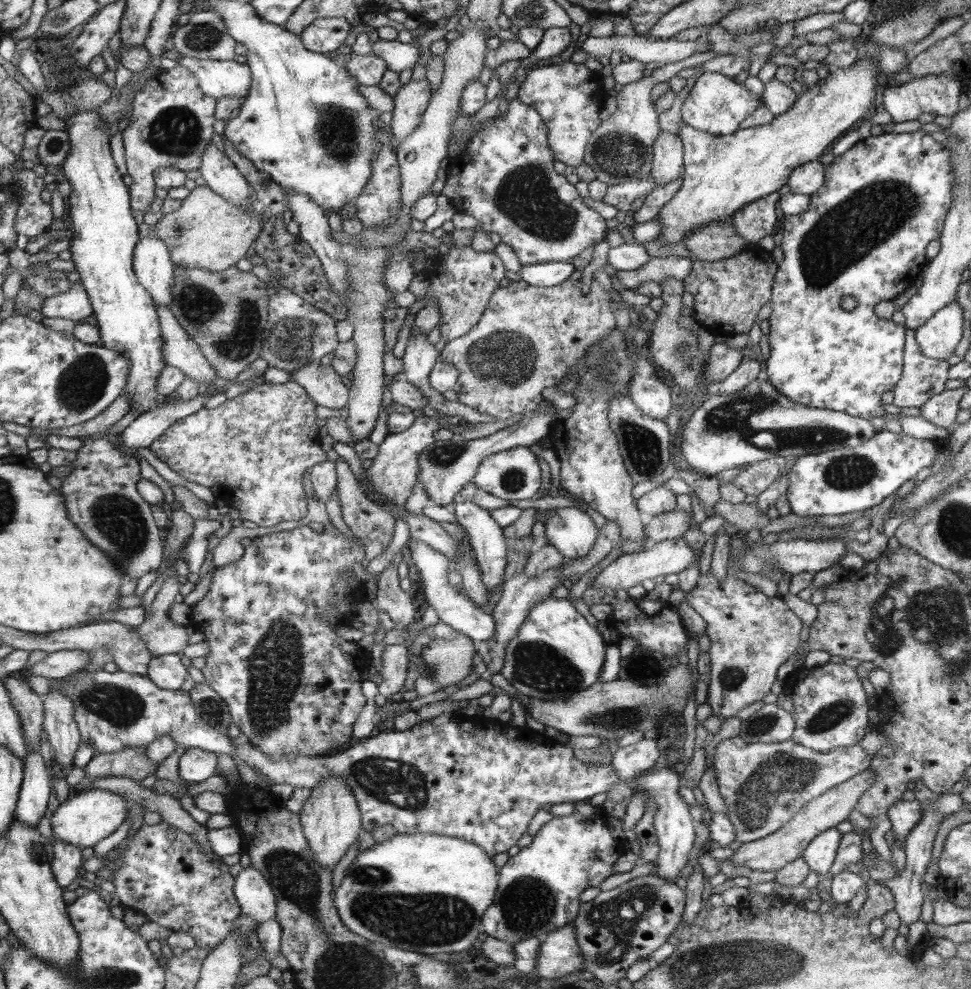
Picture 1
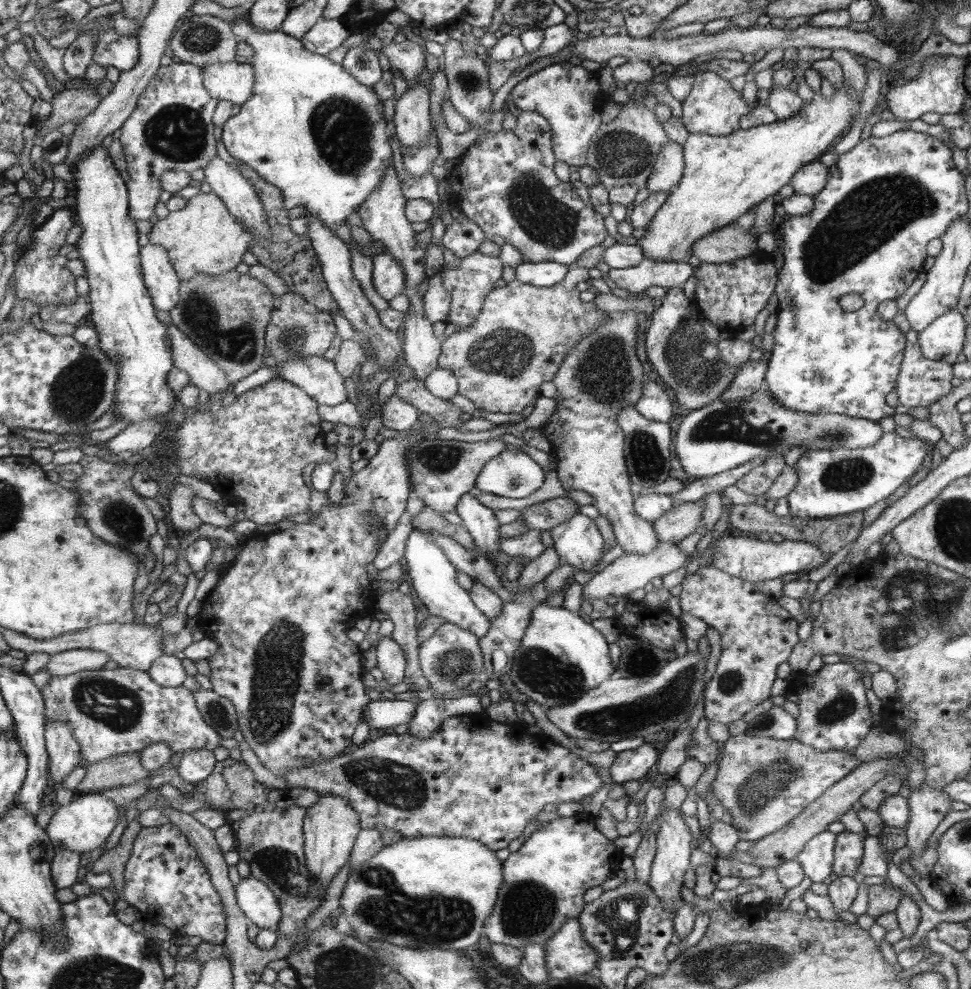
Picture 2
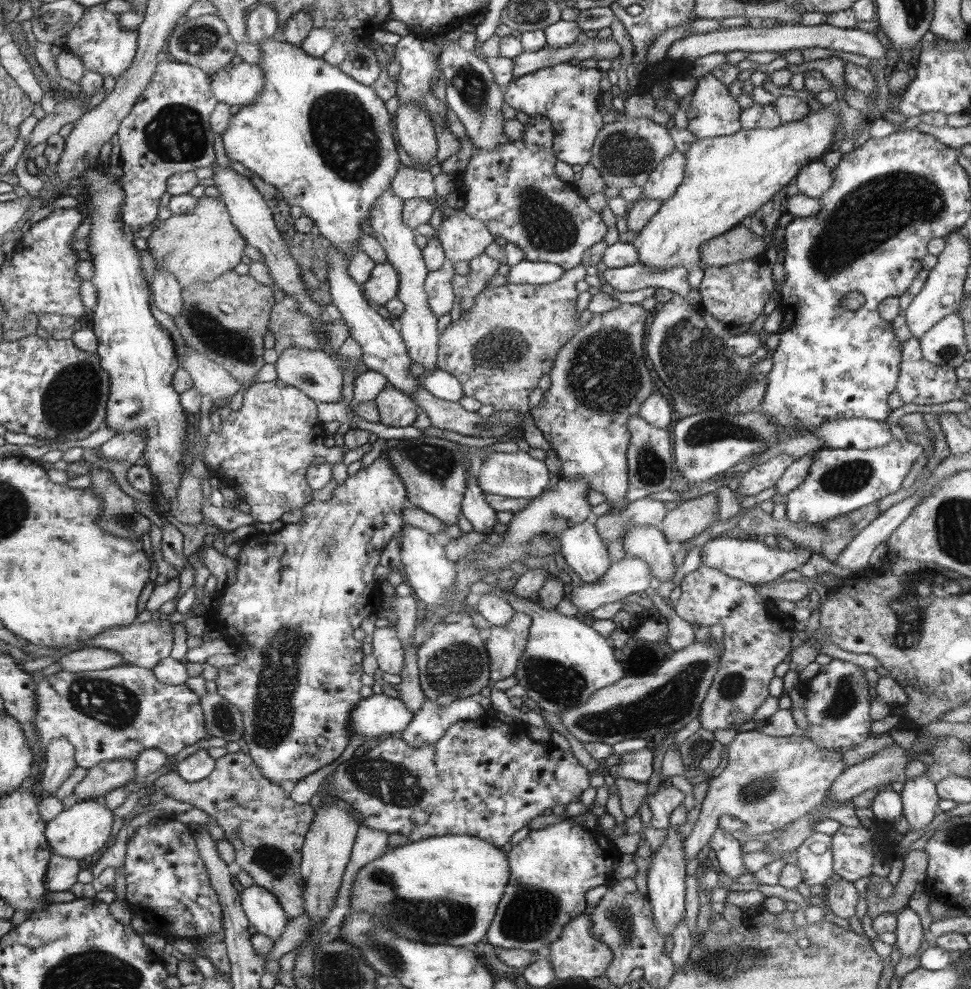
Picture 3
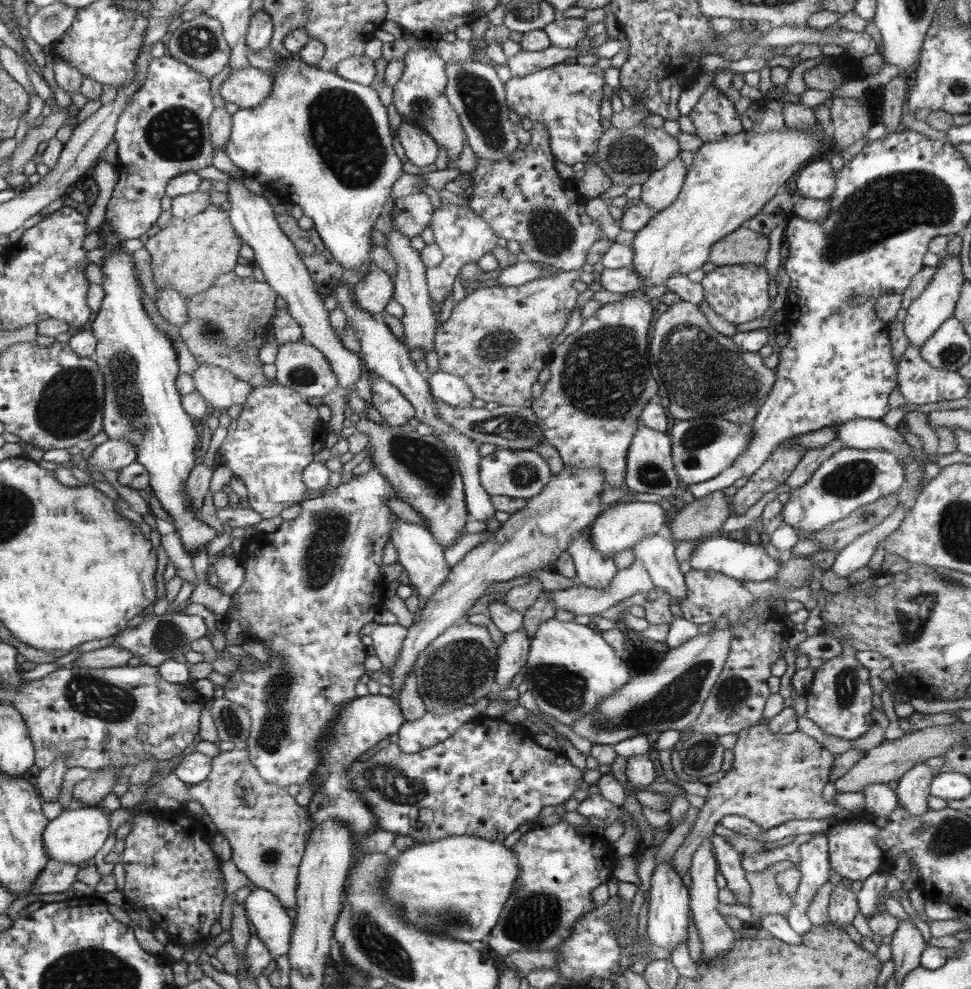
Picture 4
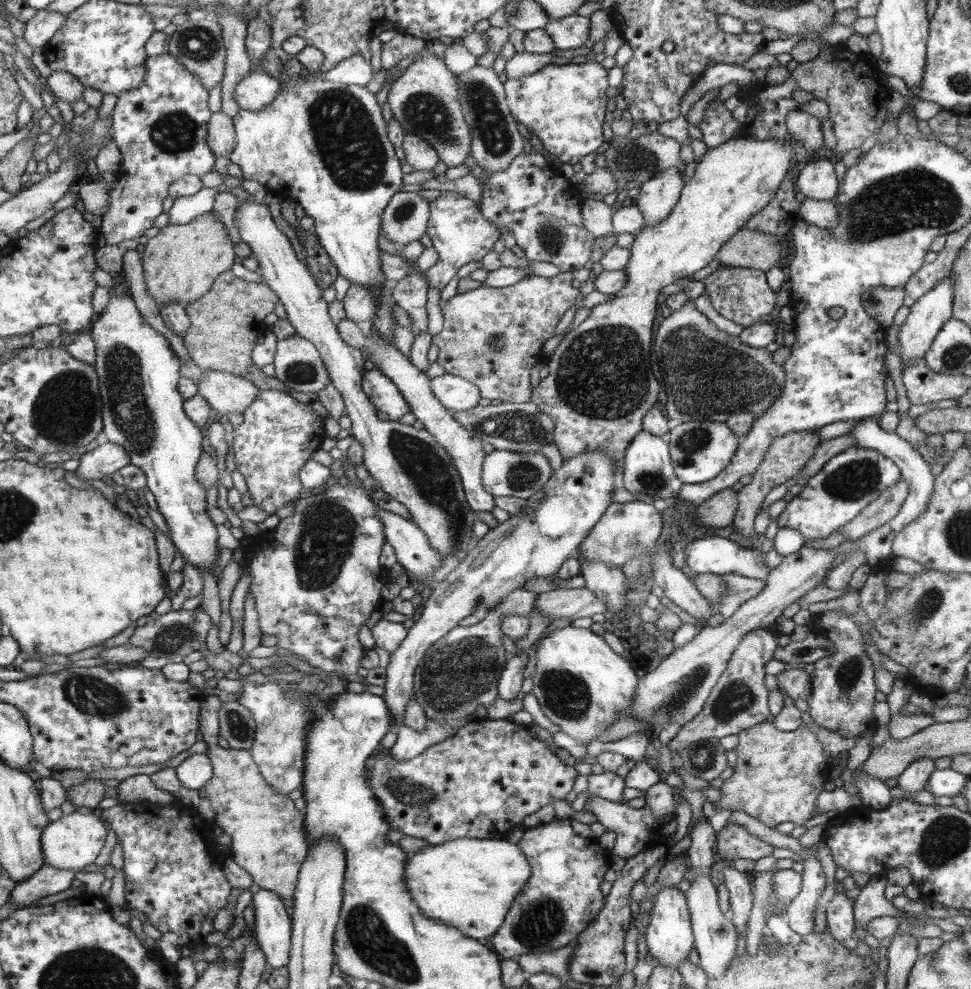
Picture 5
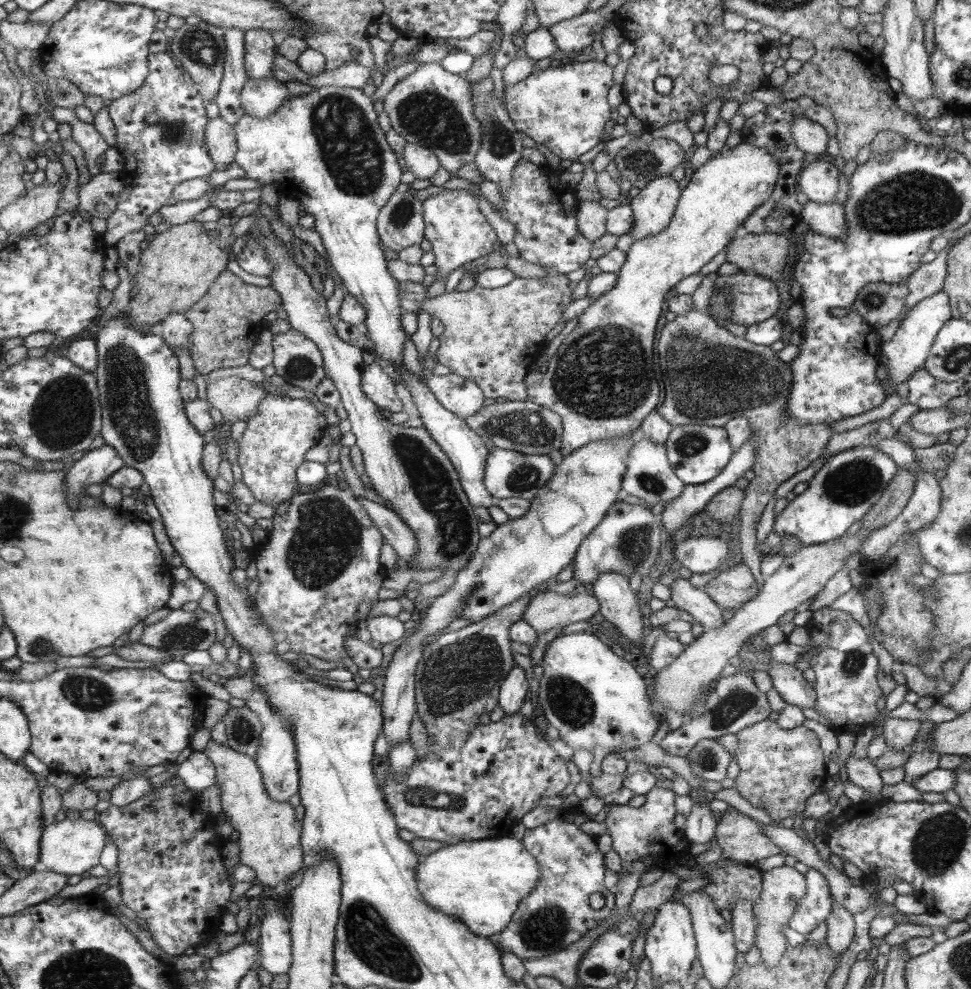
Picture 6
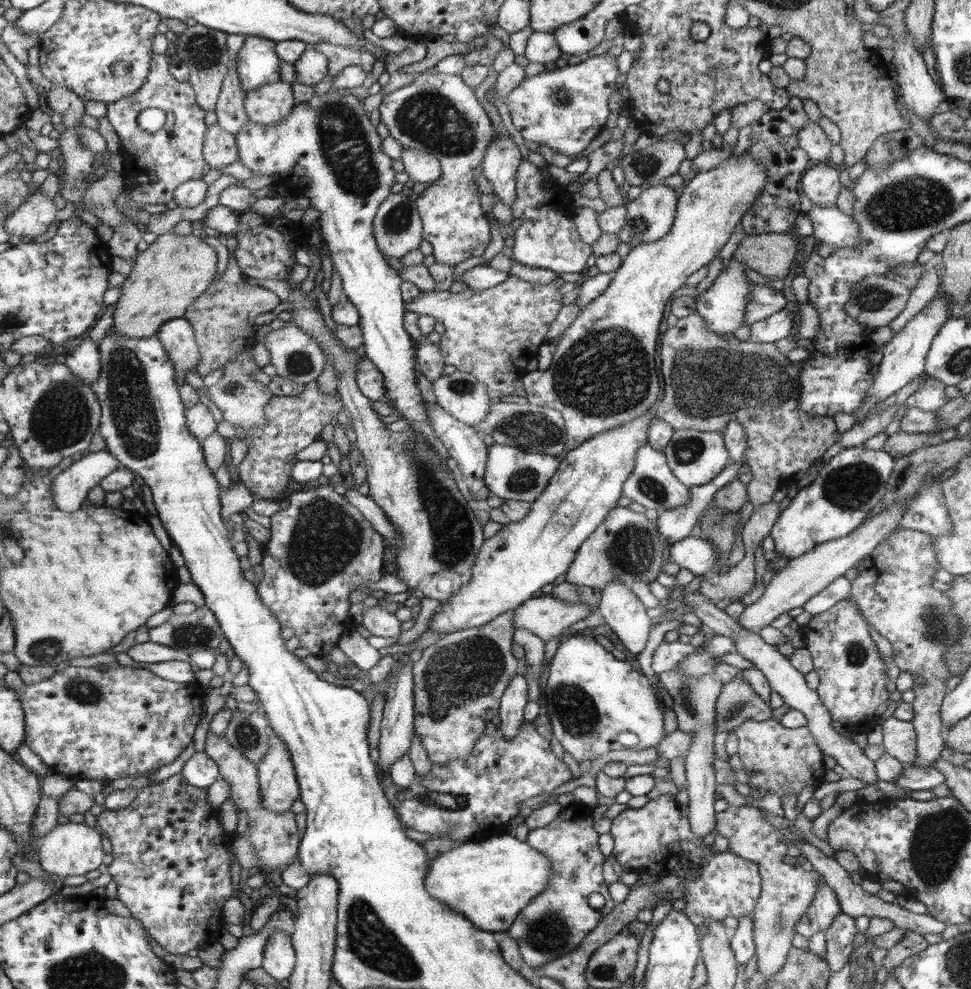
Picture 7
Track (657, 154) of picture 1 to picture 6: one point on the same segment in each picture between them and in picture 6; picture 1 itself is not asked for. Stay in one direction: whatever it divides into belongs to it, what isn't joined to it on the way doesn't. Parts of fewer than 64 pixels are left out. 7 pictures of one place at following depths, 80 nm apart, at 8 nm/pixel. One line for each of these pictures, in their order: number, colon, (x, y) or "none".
2: (667, 172)
3: (663, 182)
4: (661, 189)
5: (657, 198)
6: (652, 210)

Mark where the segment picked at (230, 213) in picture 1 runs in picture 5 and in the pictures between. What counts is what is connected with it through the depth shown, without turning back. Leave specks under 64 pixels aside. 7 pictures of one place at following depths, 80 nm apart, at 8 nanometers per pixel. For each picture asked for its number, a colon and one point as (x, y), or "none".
2: (204, 237)
3: (199, 247)
4: (189, 255)
5: (180, 264)

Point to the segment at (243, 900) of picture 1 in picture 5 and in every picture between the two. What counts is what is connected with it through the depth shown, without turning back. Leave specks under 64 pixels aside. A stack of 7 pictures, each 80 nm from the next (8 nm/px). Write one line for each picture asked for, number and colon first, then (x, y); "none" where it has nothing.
2: (255, 900)
3: (263, 910)
4: (273, 926)
5: (273, 932)

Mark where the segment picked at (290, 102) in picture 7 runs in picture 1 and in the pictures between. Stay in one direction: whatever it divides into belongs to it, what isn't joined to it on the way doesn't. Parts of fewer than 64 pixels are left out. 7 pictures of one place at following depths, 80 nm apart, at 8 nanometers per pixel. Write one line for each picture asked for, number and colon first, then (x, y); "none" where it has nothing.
1: (220, 79)
2: (234, 82)
3: (243, 84)
4: (250, 87)
5: (259, 89)
6: (261, 98)

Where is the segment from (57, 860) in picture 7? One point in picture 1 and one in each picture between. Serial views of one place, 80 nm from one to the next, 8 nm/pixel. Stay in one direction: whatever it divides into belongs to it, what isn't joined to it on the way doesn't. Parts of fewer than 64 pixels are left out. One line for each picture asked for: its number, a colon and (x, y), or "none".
1: (83, 820)
2: (84, 824)
3: (81, 830)
4: (76, 835)
5: (74, 841)
6: (71, 847)

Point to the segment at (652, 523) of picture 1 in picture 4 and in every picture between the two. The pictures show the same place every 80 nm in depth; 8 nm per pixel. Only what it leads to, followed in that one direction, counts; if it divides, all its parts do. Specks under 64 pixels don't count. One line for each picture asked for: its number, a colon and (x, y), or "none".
2: (681, 521)
3: (690, 518)
4: (696, 521)

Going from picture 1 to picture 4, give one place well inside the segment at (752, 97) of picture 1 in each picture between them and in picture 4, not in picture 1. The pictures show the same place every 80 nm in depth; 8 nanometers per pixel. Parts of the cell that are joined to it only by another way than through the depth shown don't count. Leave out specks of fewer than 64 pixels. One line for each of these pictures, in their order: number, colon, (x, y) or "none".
2: (714, 107)
3: (713, 112)
4: (714, 116)

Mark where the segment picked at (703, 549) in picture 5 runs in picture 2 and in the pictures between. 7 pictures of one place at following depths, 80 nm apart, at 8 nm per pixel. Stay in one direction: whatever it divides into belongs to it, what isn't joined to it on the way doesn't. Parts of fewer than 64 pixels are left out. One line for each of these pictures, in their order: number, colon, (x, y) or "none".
2: (747, 558)
3: (754, 562)
4: (739, 560)

